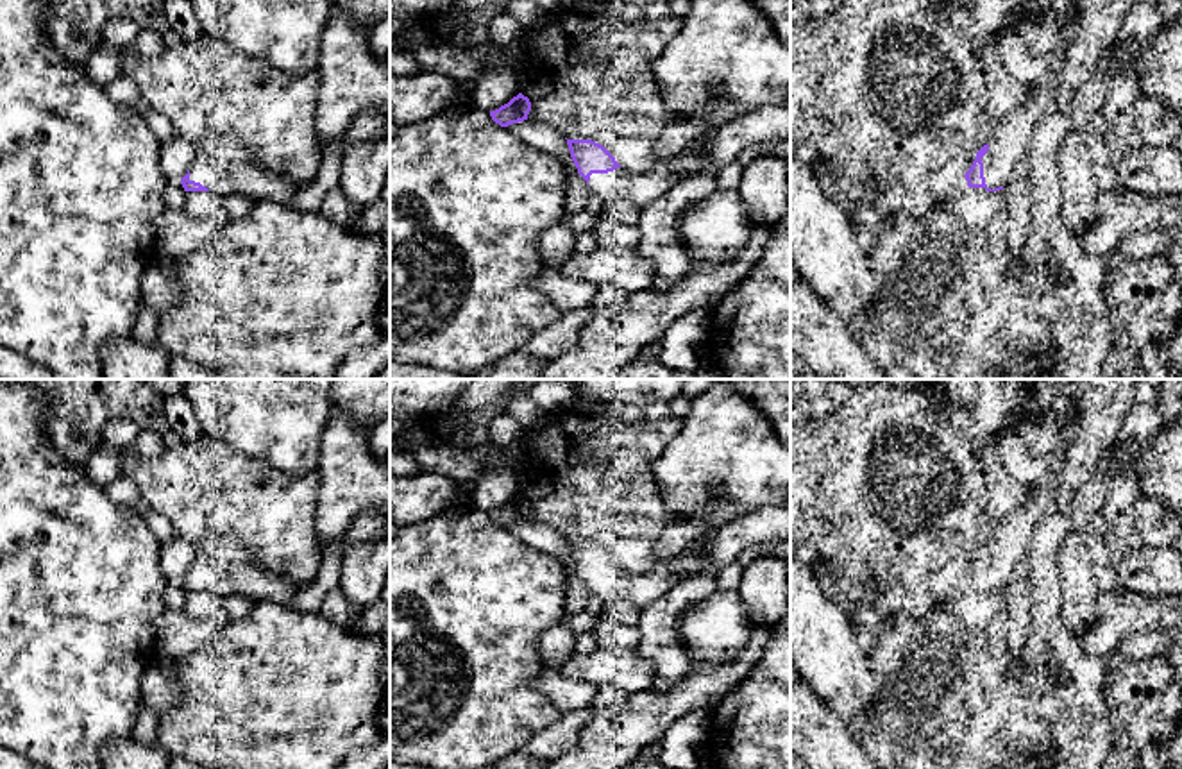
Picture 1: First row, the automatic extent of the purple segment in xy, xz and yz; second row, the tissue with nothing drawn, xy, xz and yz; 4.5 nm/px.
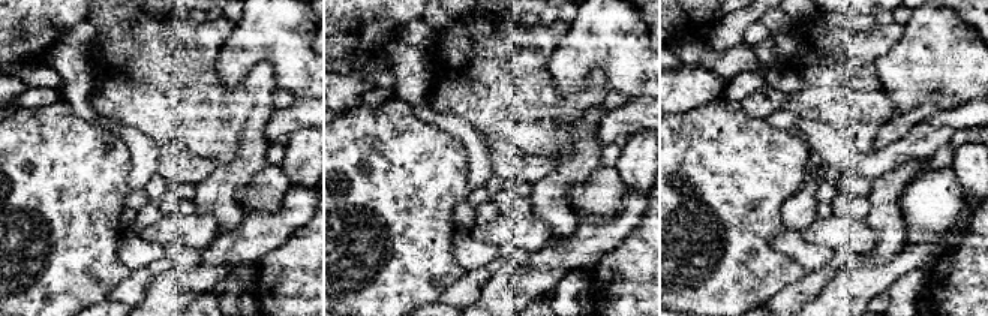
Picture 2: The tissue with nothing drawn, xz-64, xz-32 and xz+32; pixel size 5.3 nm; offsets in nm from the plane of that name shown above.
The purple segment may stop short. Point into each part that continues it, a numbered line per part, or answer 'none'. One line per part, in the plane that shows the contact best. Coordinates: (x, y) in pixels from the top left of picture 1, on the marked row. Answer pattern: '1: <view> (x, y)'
1: yz (1014, 135)

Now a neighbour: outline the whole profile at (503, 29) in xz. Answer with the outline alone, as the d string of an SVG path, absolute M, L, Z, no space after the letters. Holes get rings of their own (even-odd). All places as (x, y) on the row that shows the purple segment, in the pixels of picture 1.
M508 13L495 16L488 25L488 41L502 48L513 43L520 34L520 23Z

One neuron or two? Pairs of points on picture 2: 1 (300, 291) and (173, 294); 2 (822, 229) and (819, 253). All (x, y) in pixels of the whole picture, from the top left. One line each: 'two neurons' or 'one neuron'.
1: two neurons
2: two neurons

